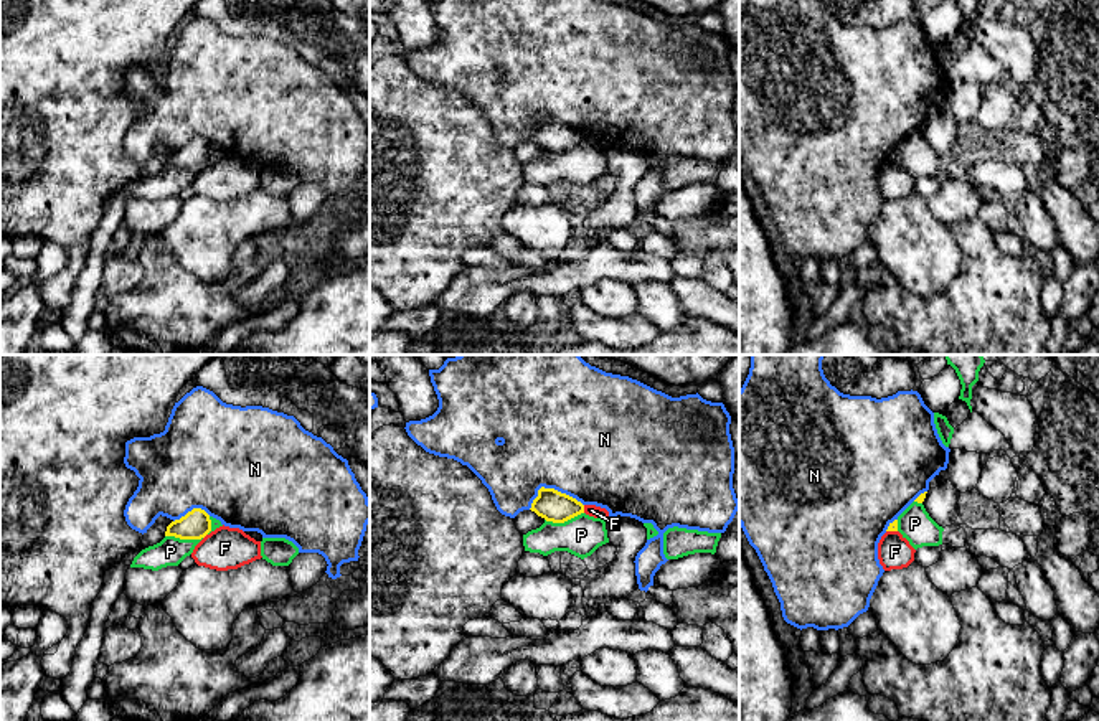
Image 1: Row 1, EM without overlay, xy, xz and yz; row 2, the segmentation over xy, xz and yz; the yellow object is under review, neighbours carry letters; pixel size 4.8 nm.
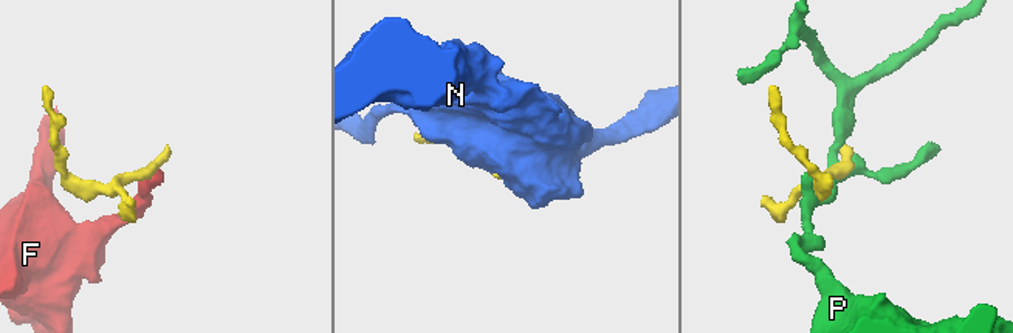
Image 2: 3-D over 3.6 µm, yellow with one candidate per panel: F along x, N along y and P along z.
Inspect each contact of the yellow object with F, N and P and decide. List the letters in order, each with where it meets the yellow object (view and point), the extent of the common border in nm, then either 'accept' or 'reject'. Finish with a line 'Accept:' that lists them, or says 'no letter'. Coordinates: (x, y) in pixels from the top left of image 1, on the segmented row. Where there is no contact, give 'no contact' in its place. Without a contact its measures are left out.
F: meets yellow in xz at (583, 508); contact 40 nm long; reject
N: meets yellow in xz at (551, 489); contact 280 nm long; reject
P: meets yellow in xz at (563, 522); contact 200 nm long; reject
Accept: no letter

